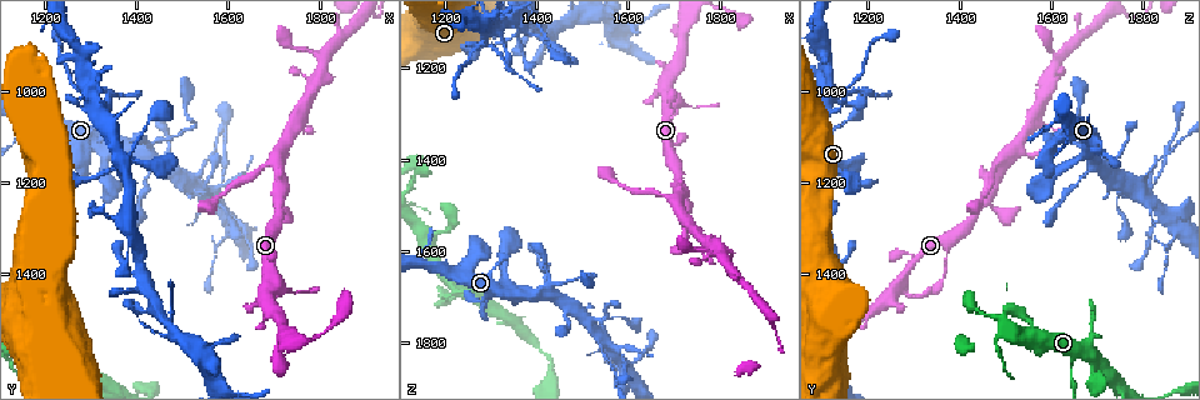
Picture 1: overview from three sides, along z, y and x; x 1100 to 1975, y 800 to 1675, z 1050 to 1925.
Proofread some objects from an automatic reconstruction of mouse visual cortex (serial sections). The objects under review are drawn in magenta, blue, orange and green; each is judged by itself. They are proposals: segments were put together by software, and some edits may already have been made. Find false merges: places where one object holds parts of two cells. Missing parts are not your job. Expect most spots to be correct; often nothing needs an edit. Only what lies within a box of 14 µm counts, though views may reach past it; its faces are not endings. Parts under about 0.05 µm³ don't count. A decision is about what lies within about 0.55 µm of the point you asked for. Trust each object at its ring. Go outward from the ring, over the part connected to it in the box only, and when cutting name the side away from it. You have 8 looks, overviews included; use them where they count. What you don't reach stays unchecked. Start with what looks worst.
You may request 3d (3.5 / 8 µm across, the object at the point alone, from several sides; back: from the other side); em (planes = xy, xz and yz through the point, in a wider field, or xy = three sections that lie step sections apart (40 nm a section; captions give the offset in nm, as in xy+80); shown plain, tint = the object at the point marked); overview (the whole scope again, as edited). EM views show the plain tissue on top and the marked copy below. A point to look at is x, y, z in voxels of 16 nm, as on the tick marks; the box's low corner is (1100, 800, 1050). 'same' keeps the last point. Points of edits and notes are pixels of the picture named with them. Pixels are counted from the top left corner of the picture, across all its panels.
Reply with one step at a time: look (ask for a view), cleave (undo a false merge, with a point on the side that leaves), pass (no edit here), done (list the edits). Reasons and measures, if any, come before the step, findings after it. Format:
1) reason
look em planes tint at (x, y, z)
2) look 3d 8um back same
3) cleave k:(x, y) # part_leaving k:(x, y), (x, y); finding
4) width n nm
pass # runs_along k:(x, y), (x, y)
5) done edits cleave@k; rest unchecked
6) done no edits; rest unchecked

sharp bend
look 3d 8um back at (1535, 1210, 1785)

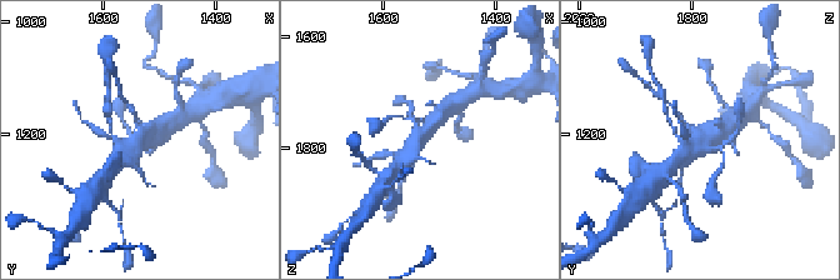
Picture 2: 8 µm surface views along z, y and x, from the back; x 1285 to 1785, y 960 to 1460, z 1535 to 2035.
zoom in
look 3d 3.5um at (1540, 1210, 1780)

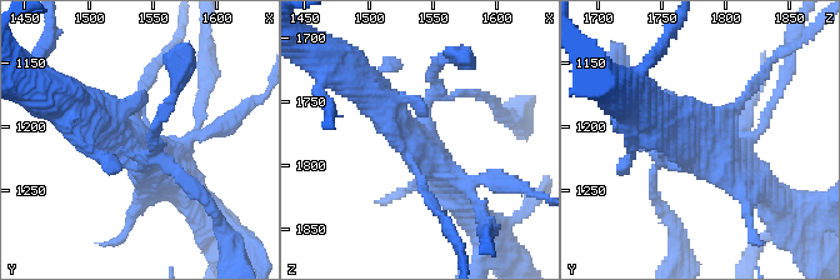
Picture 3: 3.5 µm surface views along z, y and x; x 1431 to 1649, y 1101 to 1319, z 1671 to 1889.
pass # runs_along 3:(365, 86), (458, 199); continuous, no second cell

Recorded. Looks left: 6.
three-way junction
look 3d 8um at (1180, 1055, 1635)

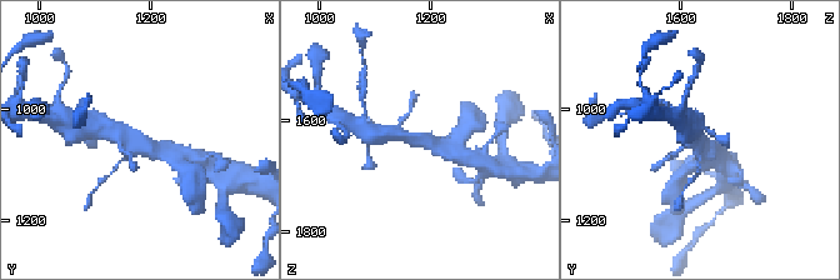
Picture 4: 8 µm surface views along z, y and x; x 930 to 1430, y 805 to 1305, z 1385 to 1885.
arms 3; arm_widths 100, 350, 400 nm; now the EM
look em planes tint at (1175, 1060, 1630)

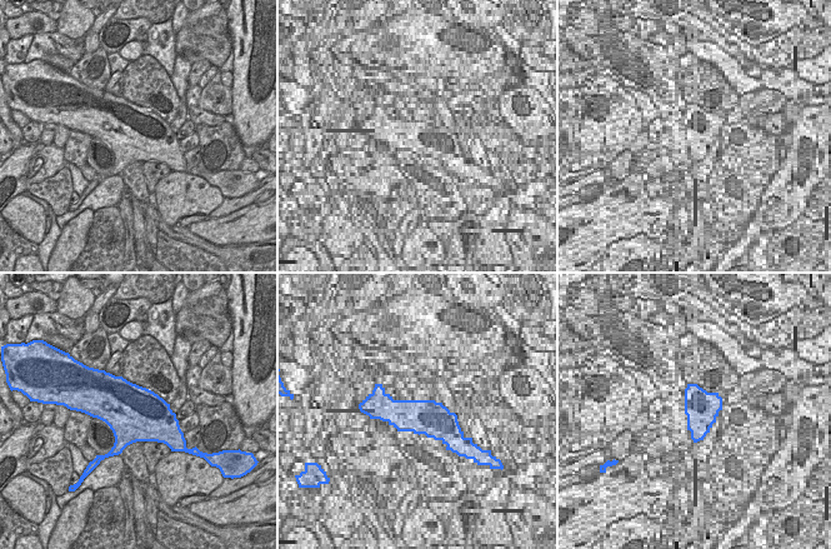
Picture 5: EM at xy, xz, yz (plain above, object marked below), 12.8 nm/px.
width 700 nm
pass # runs_along 4:(169, 154), (108, 131); all the same cell

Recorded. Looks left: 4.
two arms in line, one across
look 3d 3.5um at (1715, 1160, 1490)

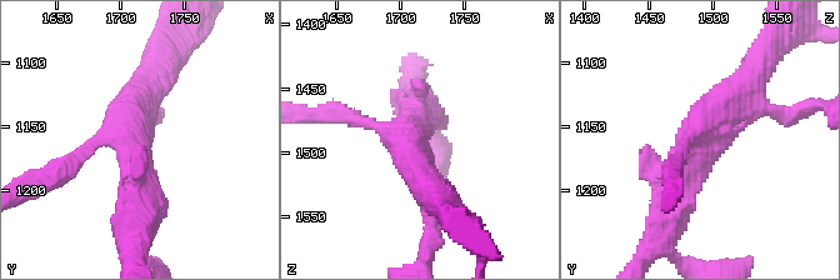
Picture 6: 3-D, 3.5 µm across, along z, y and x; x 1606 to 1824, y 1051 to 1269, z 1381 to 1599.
now the EM
look em xy step 2 tint at (1710, 1166, 1484)

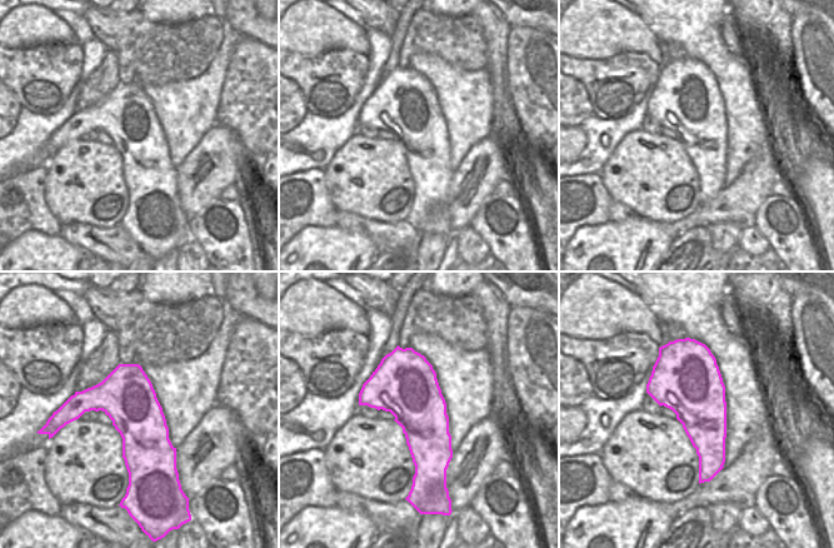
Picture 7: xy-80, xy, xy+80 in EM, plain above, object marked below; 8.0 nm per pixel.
look em planes tint same

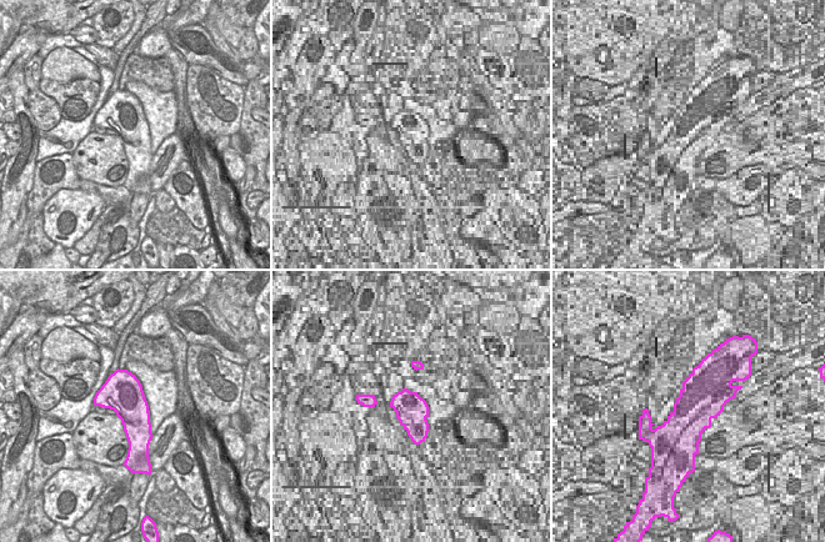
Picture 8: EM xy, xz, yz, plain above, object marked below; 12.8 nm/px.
width 500 nm
pass # runs_along 6:(663, 223), (691, 149), (749, 80); all the same cell

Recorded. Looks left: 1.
done no edits; rest unchecked

